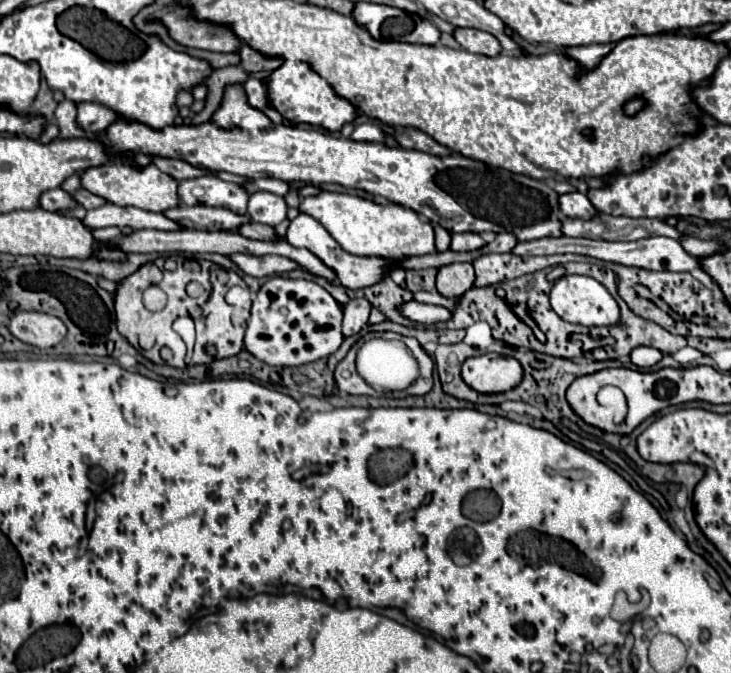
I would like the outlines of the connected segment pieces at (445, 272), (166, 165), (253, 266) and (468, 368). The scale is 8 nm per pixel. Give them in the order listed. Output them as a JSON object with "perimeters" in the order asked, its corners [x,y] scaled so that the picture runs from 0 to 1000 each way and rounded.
{"perimeters":[[[[622,389],[601,398],[598,404],[598,434],[609,443],[633,440],[650,419],[650,404],[642,389]]],[[[204,232],[204,238],[220,250],[223,256],[228,256],[234,264],[239,267],[253,267],[253,264],[269,264],[269,262],[278,262],[278,259],[286,259],[286,253],[278,253],[278,250],[267,250],[267,247],[256,247],[256,241],[245,241],[245,238],[237,238],[237,235],[220,235],[220,232]]],[[[316,377],[313,383],[319,386],[321,395],[327,395],[327,401],[332,401],[335,407],[349,410],[349,413],[365,413],[365,410],[376,410],[376,407],[387,407],[387,404],[409,398],[409,395],[404,395],[404,389],[398,389],[395,383],[387,383],[387,380]]],[[[661,526],[639,532],[631,559],[636,571],[655,585],[683,585],[705,577],[715,565],[715,547],[705,532]]]]}

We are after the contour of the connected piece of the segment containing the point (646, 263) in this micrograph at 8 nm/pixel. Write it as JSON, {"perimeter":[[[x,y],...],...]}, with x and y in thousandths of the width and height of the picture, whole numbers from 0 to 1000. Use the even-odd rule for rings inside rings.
{"perimeter":[[[737,354],[737,357],[726,357],[726,360],[710,360],[710,366],[705,366],[702,377],[710,380],[732,380],[732,377],[776,377],[776,374],[787,374],[787,377],[798,377],[798,380],[808,380],[808,383],[819,383],[819,386],[830,386],[830,389],[844,389],[852,395],[869,395],[869,398],[882,398],[882,401],[918,401],[918,404],[948,404],[948,401],[959,401],[959,386],[940,377],[937,368],[918,357],[918,354],[880,354],[874,360],[819,360],[819,357],[803,357],[803,354]]]}

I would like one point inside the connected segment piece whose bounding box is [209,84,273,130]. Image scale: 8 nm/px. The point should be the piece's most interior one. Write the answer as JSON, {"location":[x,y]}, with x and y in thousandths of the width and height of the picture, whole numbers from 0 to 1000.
{"location":[320,165]}

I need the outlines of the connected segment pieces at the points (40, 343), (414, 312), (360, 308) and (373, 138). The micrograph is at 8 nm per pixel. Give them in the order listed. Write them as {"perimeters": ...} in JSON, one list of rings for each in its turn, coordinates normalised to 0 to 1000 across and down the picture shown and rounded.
{"perimeters":[[[[26,464],[15,473],[12,490],[29,508],[51,517],[78,514],[92,496],[92,484],[62,464]]],[[[560,446],[554,452],[549,452],[546,467],[562,478],[579,481],[579,484],[592,484],[601,478],[611,478],[617,475],[617,461],[606,458],[606,455],[592,455],[592,452],[576,452],[570,446]]],[[[488,443],[480,446],[472,458],[469,458],[469,499],[483,499],[491,496],[494,487],[502,481],[505,475],[505,461],[508,452],[499,443]]],[[[508,181],[486,187],[480,199],[480,208],[488,208],[488,211],[524,211],[524,205],[527,205],[527,196],[516,184],[508,184]]]]}

